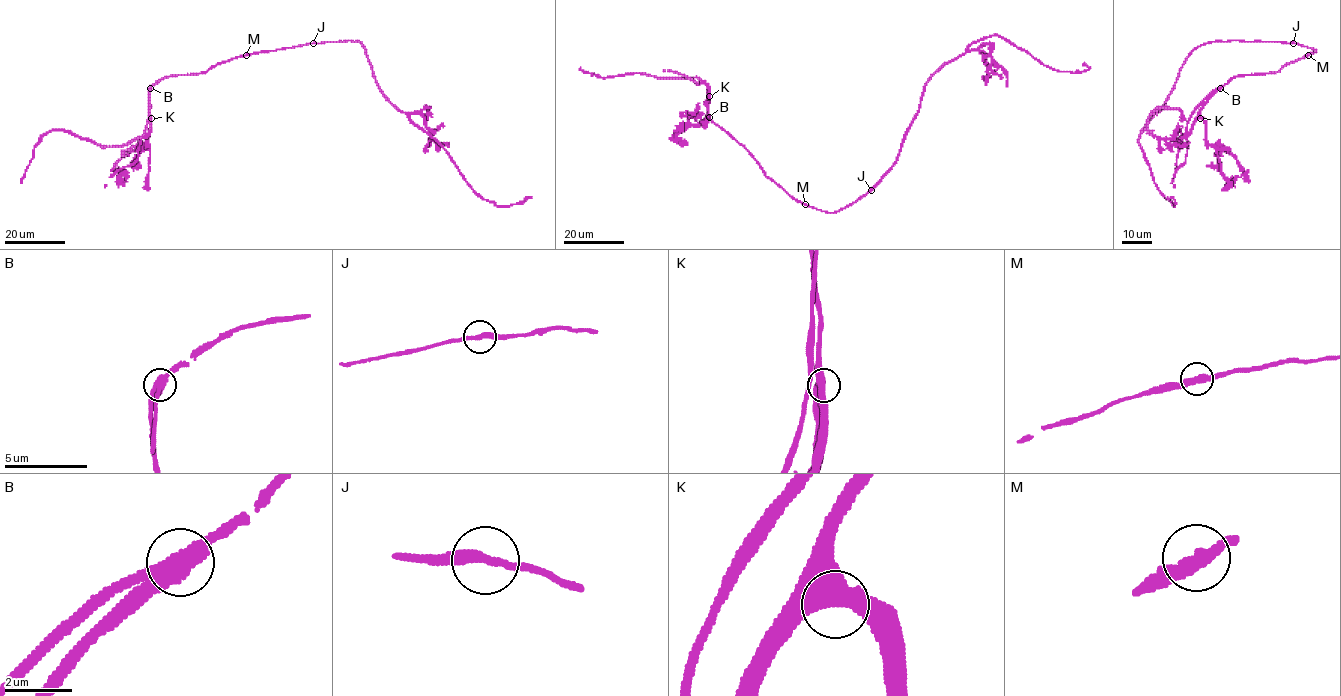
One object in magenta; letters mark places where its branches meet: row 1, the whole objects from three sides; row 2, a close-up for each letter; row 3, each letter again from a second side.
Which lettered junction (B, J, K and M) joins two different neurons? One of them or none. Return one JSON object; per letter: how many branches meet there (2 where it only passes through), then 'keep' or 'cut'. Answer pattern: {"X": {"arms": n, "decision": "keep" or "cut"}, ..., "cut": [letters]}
{"B": {"arms": 2, "decision": "cut"}, "J": {"arms": 2, "decision": "keep"}, "K": {"arms": 2, "decision": "keep"}, "M": {"arms": 2, "decision": "keep"}, "cut": ["B"]}

